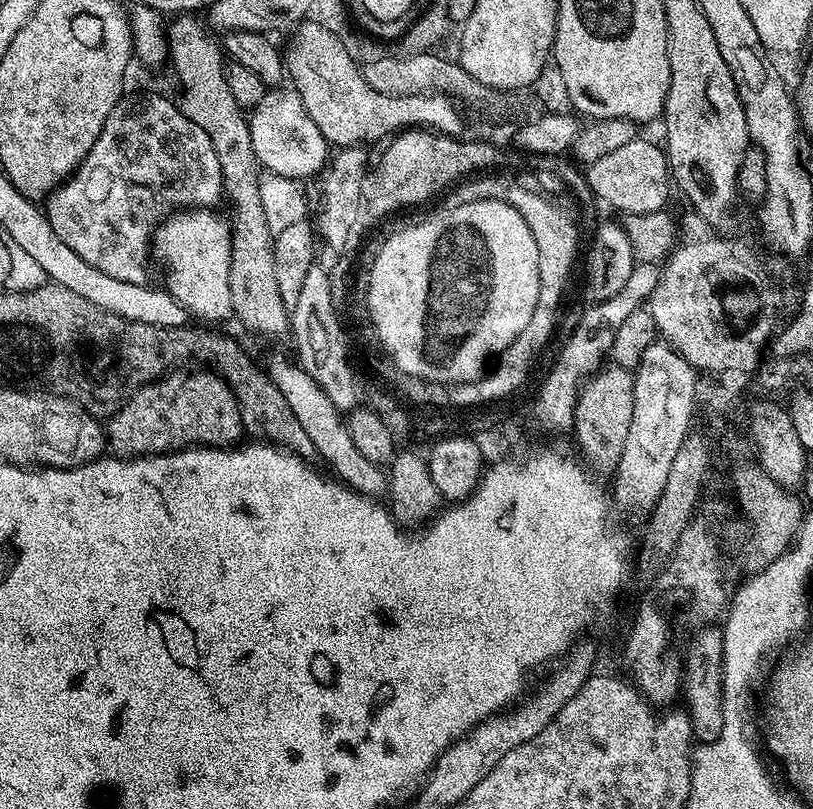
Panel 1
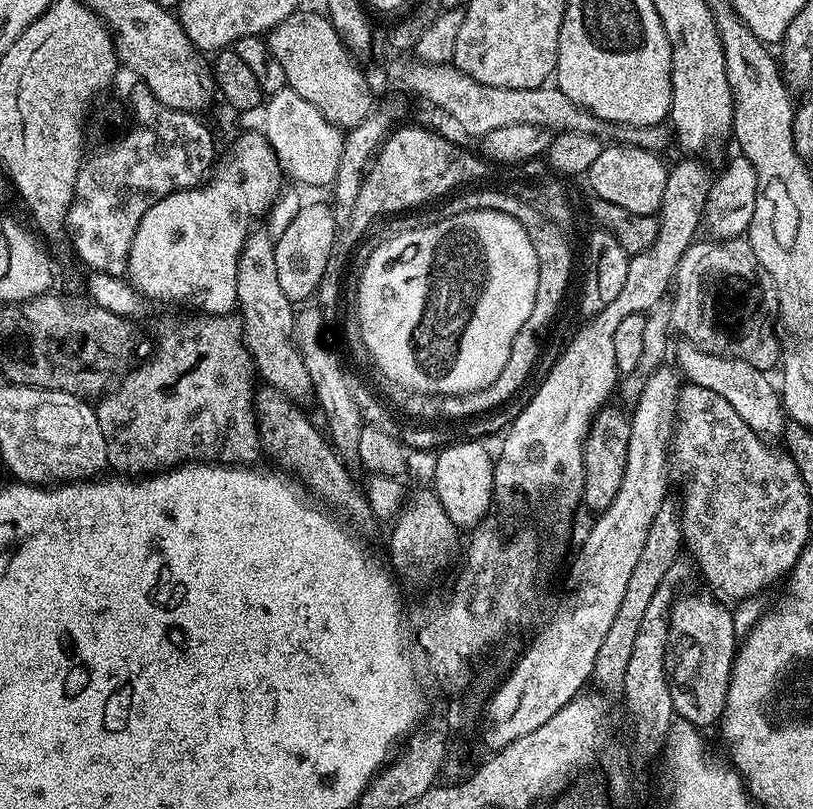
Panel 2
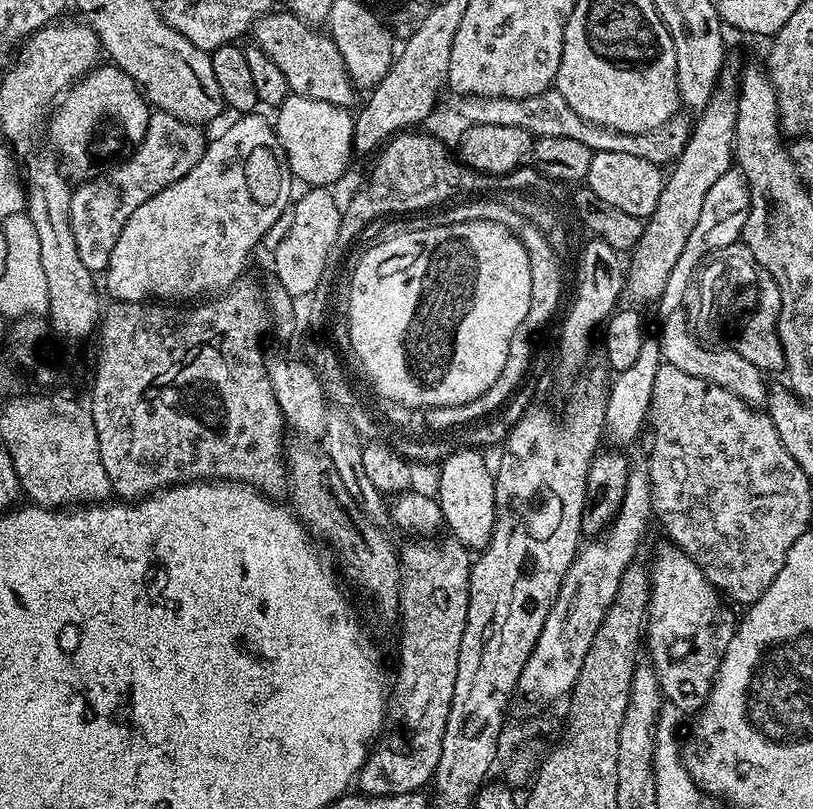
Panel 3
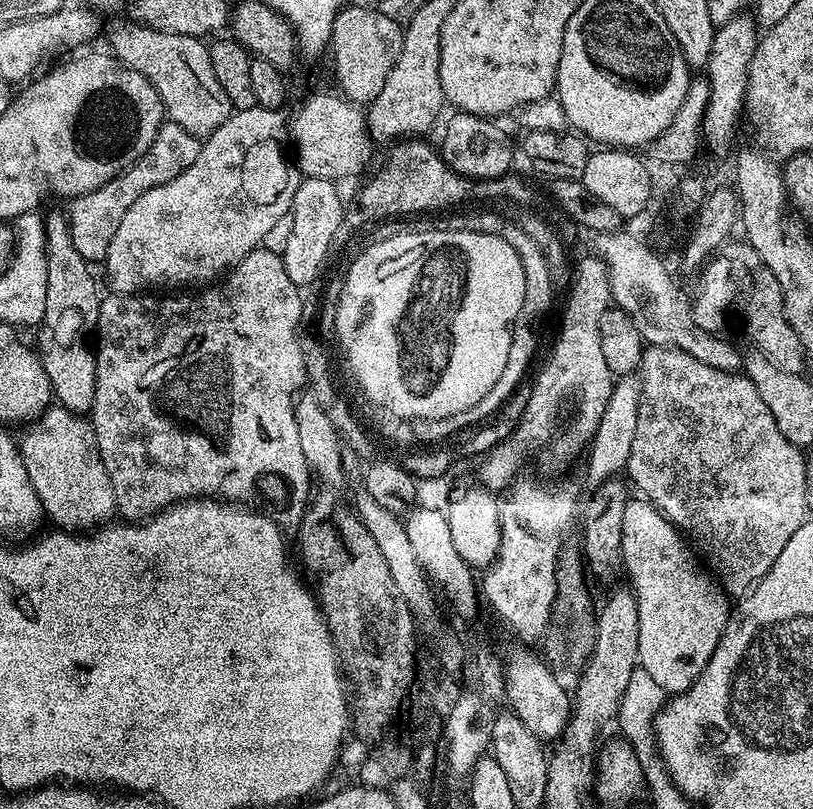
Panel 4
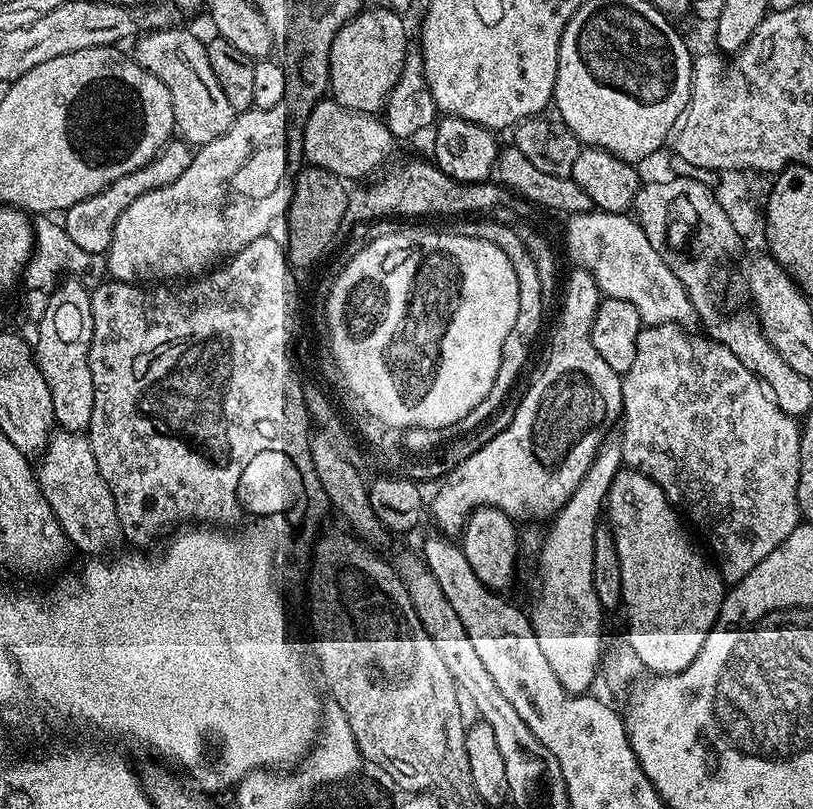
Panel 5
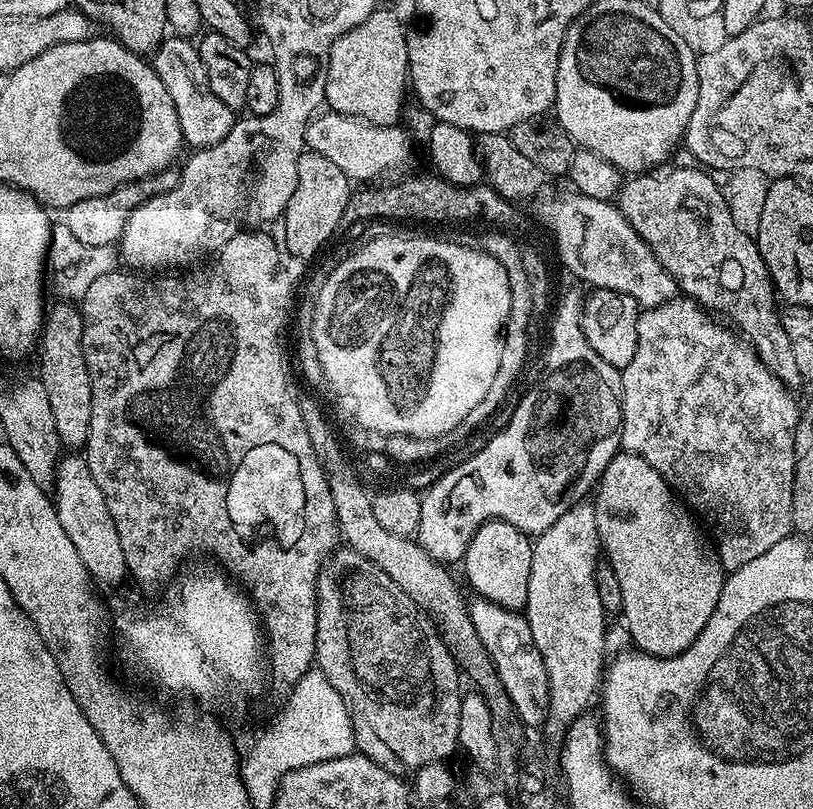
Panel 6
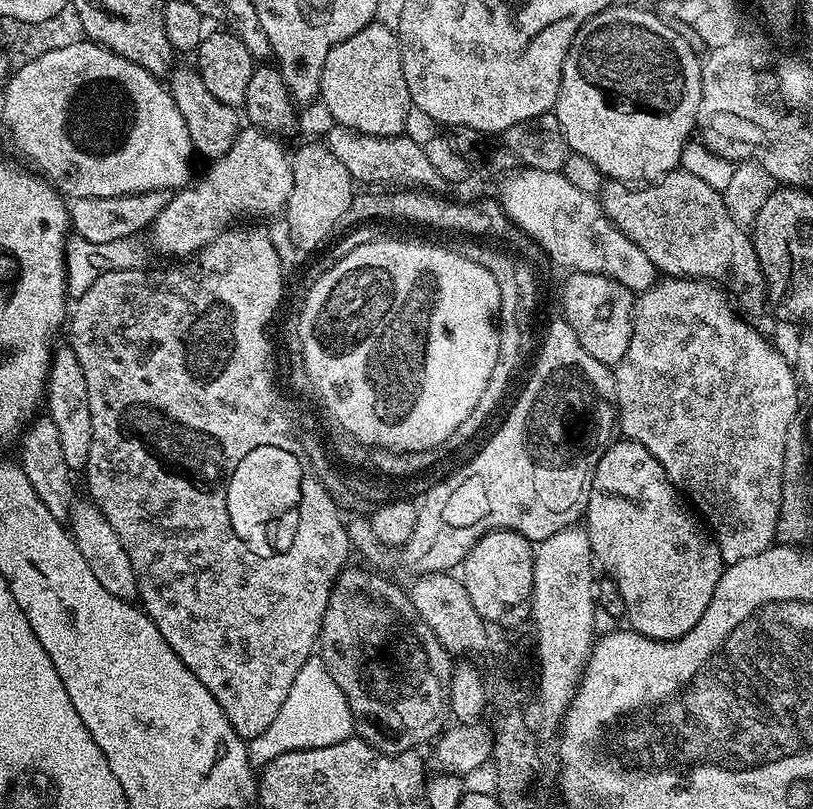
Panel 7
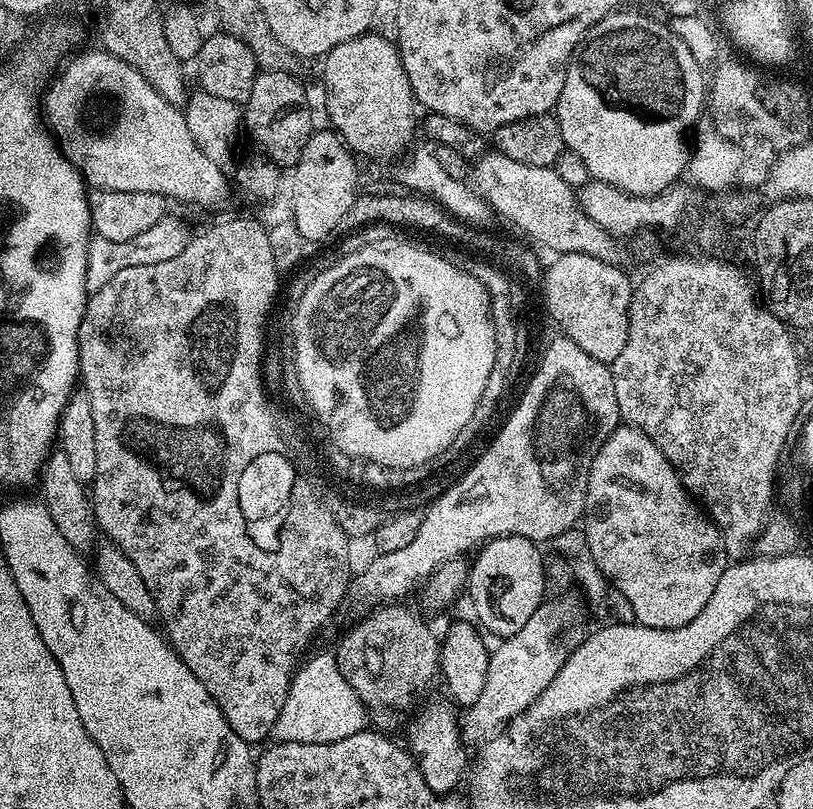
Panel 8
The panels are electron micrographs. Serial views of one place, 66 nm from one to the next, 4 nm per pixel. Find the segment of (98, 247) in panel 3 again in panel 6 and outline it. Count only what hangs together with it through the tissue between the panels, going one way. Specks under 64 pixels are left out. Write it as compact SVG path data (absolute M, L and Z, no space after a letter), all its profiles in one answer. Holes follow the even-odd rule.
M179 167L163 168L161 172L156 172L152 176L123 184L121 188L105 196L86 198L86 202L74 202L74 206L63 209L62 223L68 227L70 234L74 234L74 238L78 238L78 242L82 242L87 248L90 246L113 246L124 233L126 222L134 214L134 210L138 210L140 206L155 196L161 196L174 190L174 186L178 186L179 181Z

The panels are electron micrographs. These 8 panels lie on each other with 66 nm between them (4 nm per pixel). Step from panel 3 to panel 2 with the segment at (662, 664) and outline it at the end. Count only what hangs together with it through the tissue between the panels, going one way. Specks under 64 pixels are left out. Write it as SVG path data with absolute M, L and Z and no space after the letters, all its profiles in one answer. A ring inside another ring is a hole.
M681 595L673 603L668 617L666 661L673 713L701 730L707 730L711 724L712 727L719 725L723 717L728 683L732 677L732 664L736 660L738 647L733 609L721 603L715 595L707 595Z

